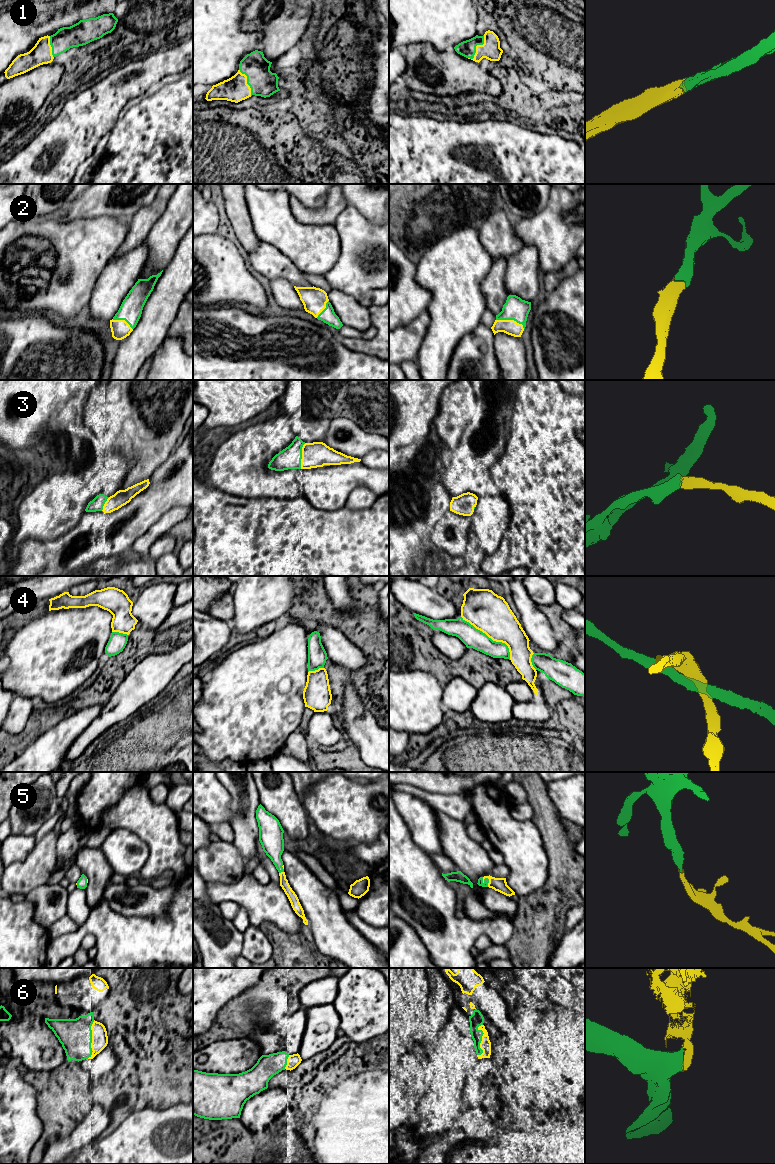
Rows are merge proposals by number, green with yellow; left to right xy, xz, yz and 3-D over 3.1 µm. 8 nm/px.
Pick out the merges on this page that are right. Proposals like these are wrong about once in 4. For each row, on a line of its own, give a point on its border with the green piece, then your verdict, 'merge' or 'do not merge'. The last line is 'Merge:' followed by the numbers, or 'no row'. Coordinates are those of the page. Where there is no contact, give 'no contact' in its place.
1: meets green in yz at (475, 47); merge
2: meets green in yz at (511, 319); merge
3: meets green in xz at (301, 456); merge
4: meets green in yz at (490, 638); do not merge
5: meets green in yz at (488, 880); merge
6: meets green in xy at (91, 1039); do not merge
Merge: 1, 2, 3, 5

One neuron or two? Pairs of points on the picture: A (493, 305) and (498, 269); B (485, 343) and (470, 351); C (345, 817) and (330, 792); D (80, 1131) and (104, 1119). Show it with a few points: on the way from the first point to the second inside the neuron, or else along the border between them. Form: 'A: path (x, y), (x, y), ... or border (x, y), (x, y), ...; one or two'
A: path (495, 296), (496, 278); one
B: path (481, 344), (474, 351); one
C: path (344, 811), (336, 803), (336, 798); one
D: path (86, 1125), (92, 1119), (98, 1119); one

